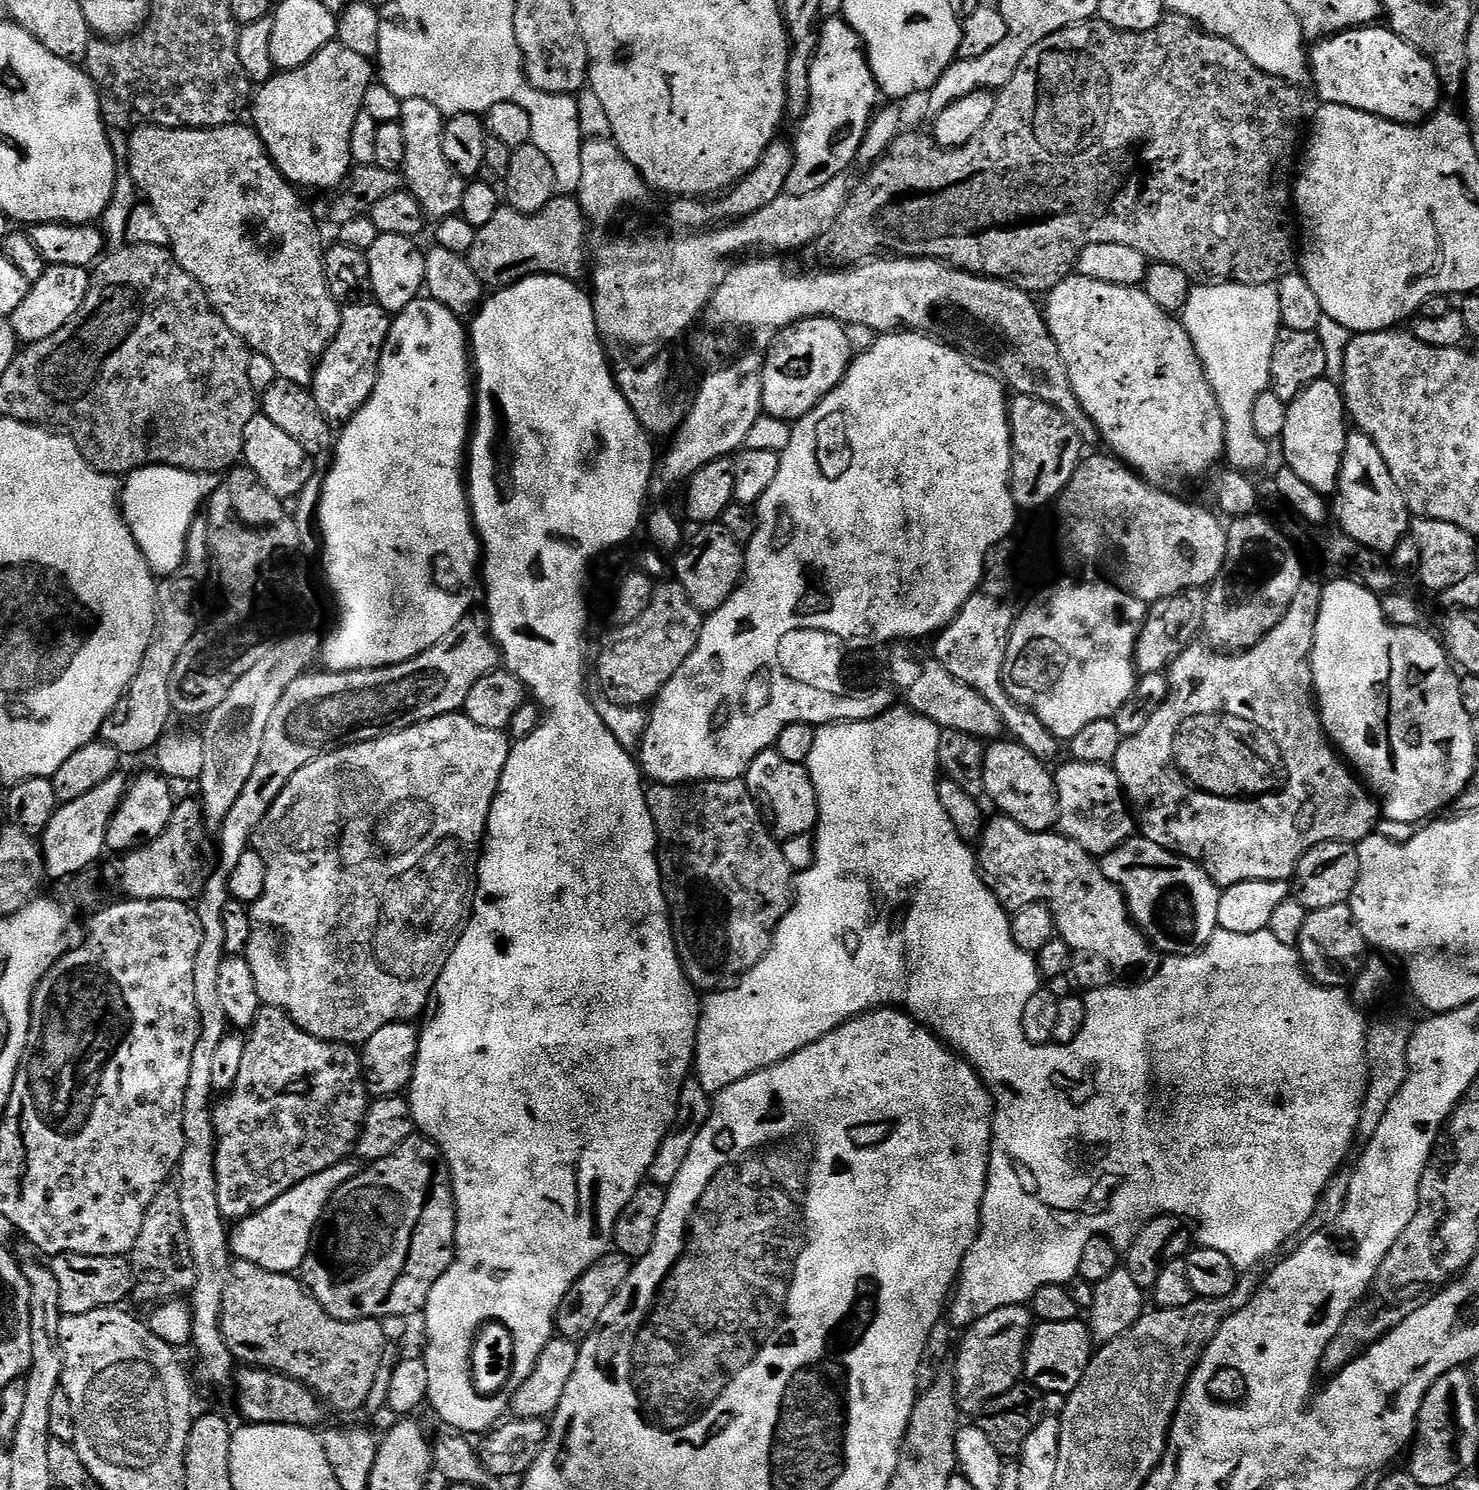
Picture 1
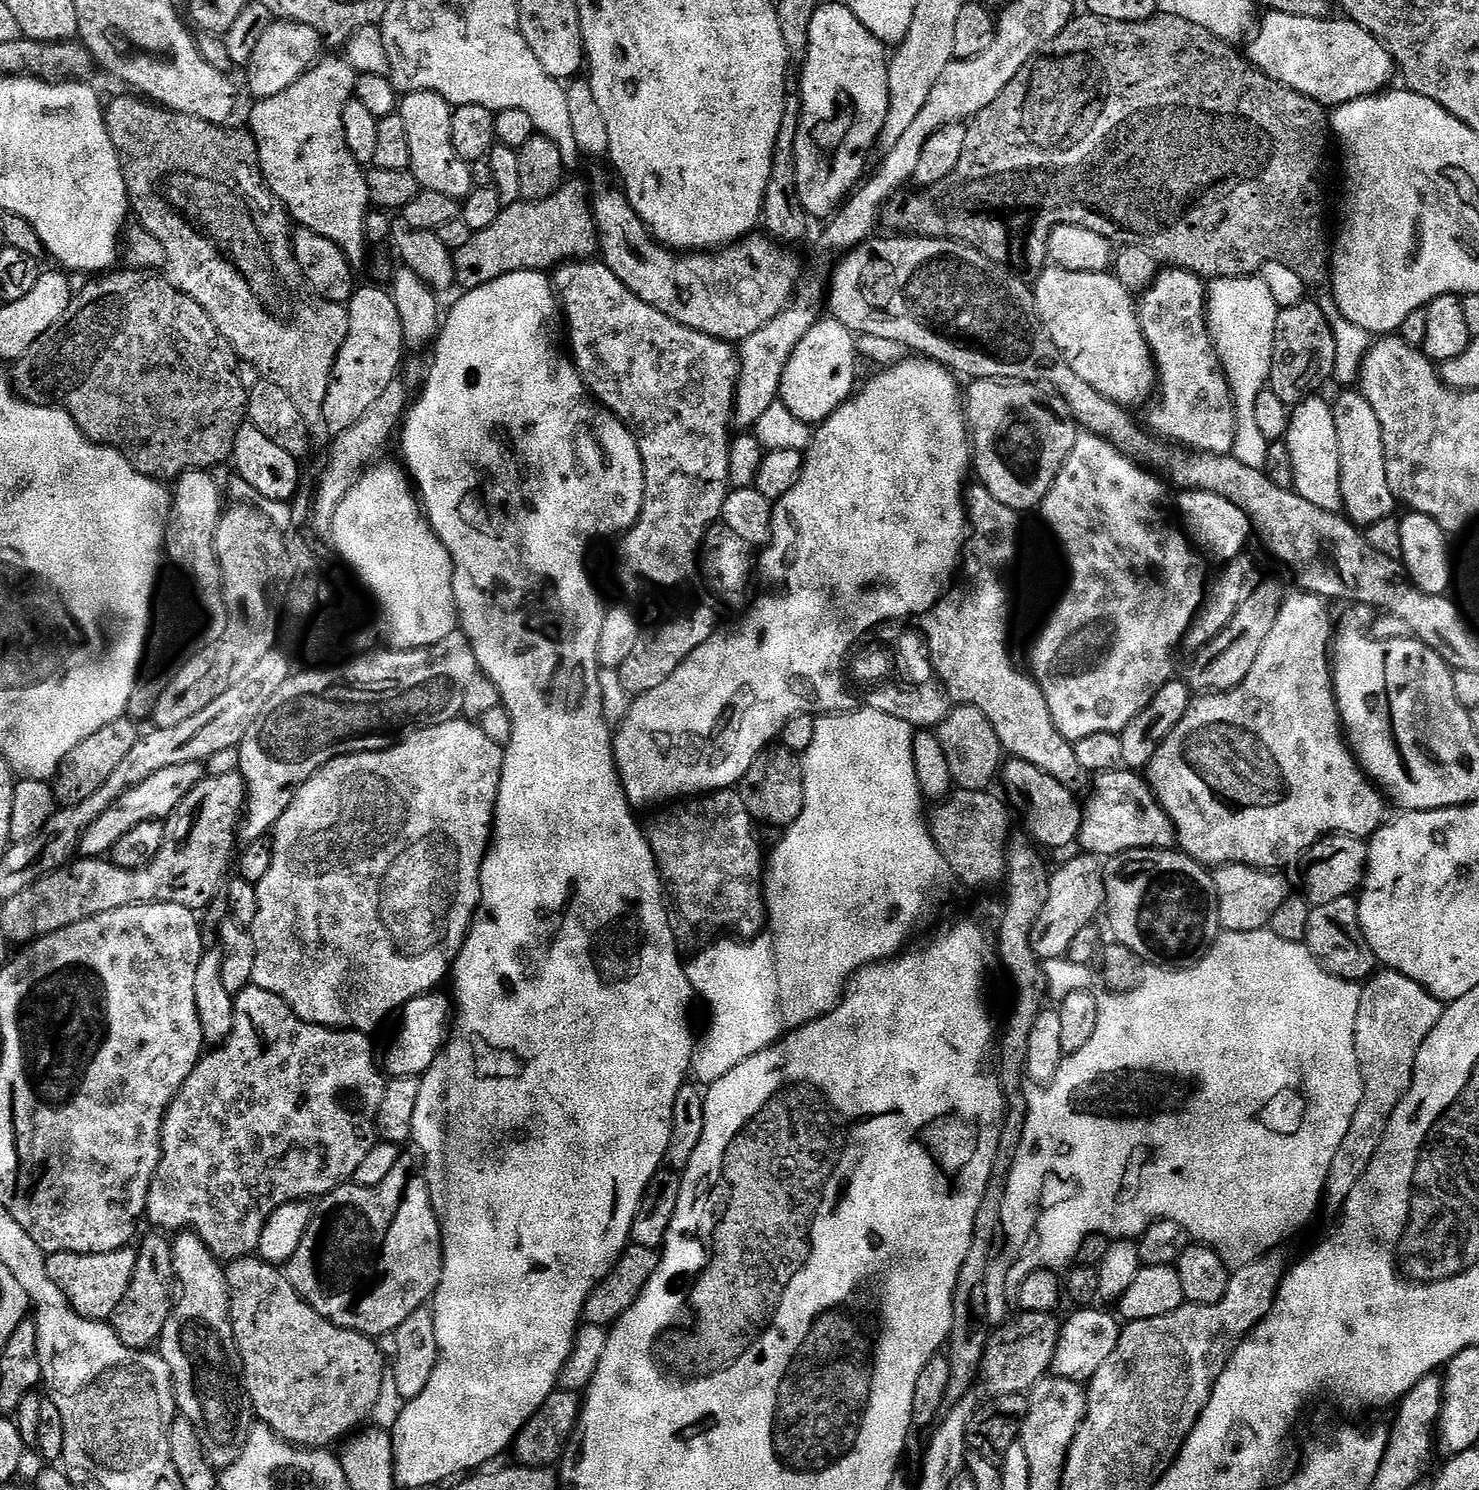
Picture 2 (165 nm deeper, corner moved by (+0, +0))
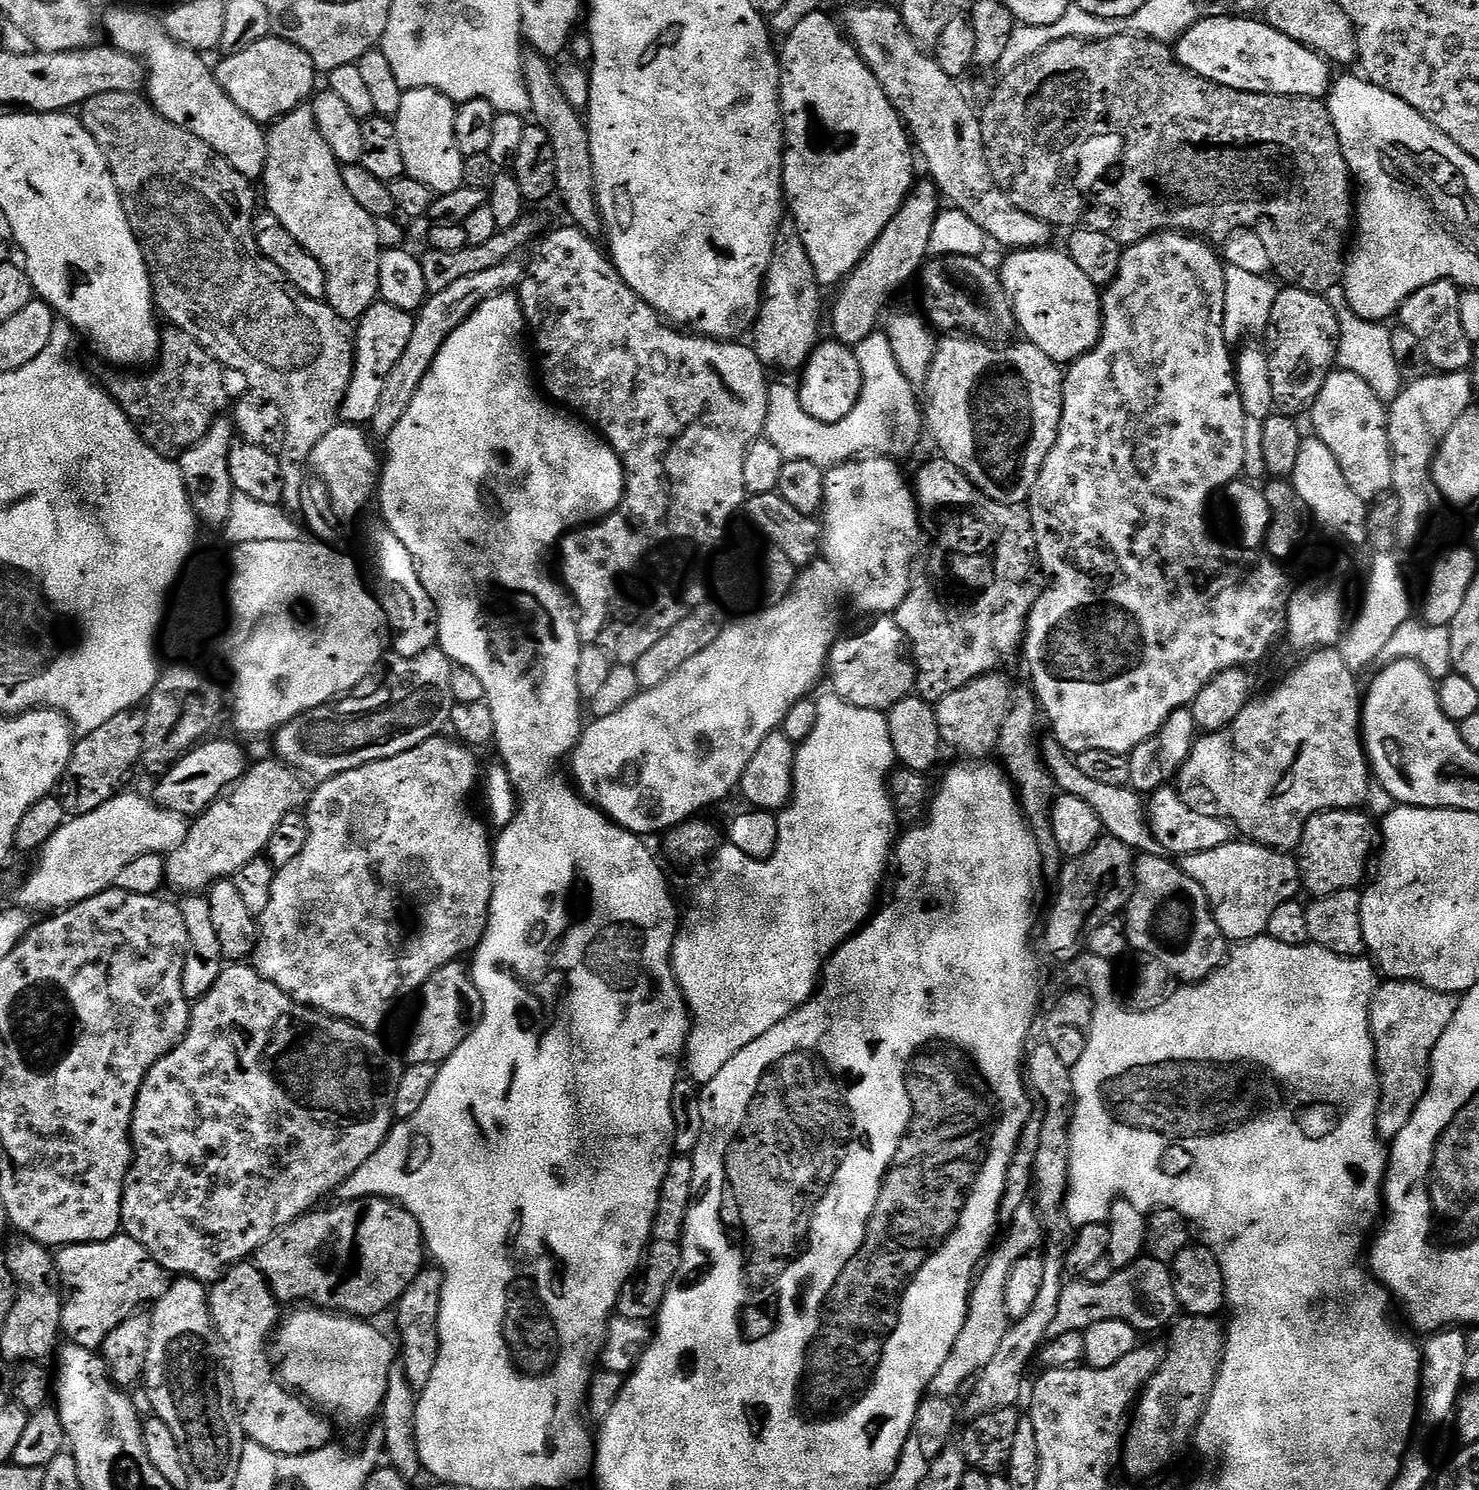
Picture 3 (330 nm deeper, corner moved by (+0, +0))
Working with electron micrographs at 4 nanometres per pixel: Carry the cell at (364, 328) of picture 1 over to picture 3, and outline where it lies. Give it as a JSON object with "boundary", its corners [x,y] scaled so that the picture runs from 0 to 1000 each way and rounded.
{"boundary":[[[255,203],[247,208],[239,220],[241,240],[239,248],[237,254],[237,259],[233,262],[233,269],[230,273],[229,281],[235,286],[251,285],[253,278],[256,275],[256,269],[258,267],[258,259],[261,259],[261,254],[266,246],[269,246],[269,240],[275,236],[277,230],[277,224],[280,224],[281,213],[279,210],[269,208],[269,205],[264,205]]]}

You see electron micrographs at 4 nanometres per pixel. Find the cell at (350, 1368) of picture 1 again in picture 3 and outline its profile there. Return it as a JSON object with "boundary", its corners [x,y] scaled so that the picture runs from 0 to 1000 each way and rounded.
{"boundary":[[[172,848],[158,848],[148,859],[145,860],[141,868],[141,879],[143,883],[143,889],[146,891],[146,896],[152,907],[158,940],[162,954],[167,966],[170,968],[176,970],[178,972],[183,973],[183,975],[187,975],[189,977],[206,977],[208,975],[222,971],[225,968],[225,954],[216,950],[204,938],[193,932],[193,930],[188,926],[185,913],[184,915],[183,914],[183,911],[184,912],[183,901],[191,881],[189,881],[190,879],[188,877],[188,873],[184,869],[180,858],[174,853]]]}

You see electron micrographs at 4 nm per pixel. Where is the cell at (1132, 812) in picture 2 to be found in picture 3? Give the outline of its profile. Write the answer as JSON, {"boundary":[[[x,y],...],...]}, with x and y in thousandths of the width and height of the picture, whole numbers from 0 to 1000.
{"boundary":[[[792,528],[784,529],[776,535],[775,552],[779,558],[780,564],[782,567],[784,566],[788,569],[786,571],[792,576],[800,576],[815,570],[827,569],[834,561],[830,550],[811,542],[807,542]]]}

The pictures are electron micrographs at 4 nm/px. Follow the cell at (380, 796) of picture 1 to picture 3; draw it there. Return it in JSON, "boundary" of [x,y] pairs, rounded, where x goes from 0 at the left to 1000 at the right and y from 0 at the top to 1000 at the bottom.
{"boundary":[[[293,495],[285,498],[281,502],[275,503],[266,509],[261,509],[256,511],[250,511],[247,514],[242,514],[239,517],[234,517],[228,521],[214,526],[214,532],[210,532],[207,540],[208,548],[208,562],[204,568],[204,573],[196,579],[196,581],[189,583],[185,589],[185,595],[183,597],[183,605],[180,611],[174,616],[174,628],[172,640],[172,649],[176,654],[185,659],[201,674],[218,679],[229,685],[234,685],[241,690],[247,690],[248,693],[256,693],[260,684],[265,679],[265,676],[272,668],[281,666],[287,662],[288,658],[297,650],[310,645],[311,641],[318,640],[325,633],[330,623],[330,609],[333,605],[333,572],[333,564],[330,564],[331,556],[328,551],[321,548],[316,543],[316,536],[319,531],[323,531],[322,510],[318,504],[310,498],[305,496]]]}

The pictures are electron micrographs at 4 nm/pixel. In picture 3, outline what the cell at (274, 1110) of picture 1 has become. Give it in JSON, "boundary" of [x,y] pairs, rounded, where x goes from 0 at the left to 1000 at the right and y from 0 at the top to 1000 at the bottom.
{"boundary":[[[160,646],[156,648],[152,649],[149,653],[147,659],[145,659],[143,664],[137,670],[132,672],[129,674],[127,683],[127,691],[124,695],[113,707],[107,713],[104,713],[103,717],[99,721],[96,729],[93,732],[93,737],[91,740],[91,748],[89,748],[89,782],[84,791],[84,801],[82,801],[82,812],[81,813],[81,821],[83,829],[91,831],[99,840],[103,841],[103,844],[111,850],[111,853],[118,855],[122,858],[129,858],[136,860],[145,860],[154,853],[158,848],[167,846],[172,844],[174,839],[188,826],[191,826],[195,821],[197,821],[202,816],[206,815],[214,810],[214,808],[218,803],[224,801],[227,797],[229,798],[250,777],[257,771],[258,766],[262,764],[265,758],[266,750],[265,748],[265,732],[266,730],[266,722],[262,720],[262,706],[260,704],[260,701],[257,699],[258,696],[254,693],[248,693],[247,690],[241,690],[241,688],[235,687],[234,685],[229,685],[223,682],[220,682],[218,679],[215,679],[206,676],[205,674],[200,673],[197,668],[194,668],[185,659],[183,659],[179,655],[176,654],[172,649],[168,648],[165,646]]]}

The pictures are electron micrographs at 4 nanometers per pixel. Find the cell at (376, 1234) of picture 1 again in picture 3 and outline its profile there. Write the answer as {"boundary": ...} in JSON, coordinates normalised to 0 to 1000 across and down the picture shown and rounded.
{"boundary":[[[249,804],[248,805],[235,805],[232,807],[233,808],[227,808],[225,811],[220,811],[220,813],[212,812],[206,815],[202,816],[197,821],[195,821],[191,826],[186,827],[185,830],[174,839],[172,848],[174,853],[180,858],[184,869],[187,870],[190,876],[200,875],[197,877],[203,877],[206,875],[210,877],[212,879],[218,879],[222,882],[229,882],[231,884],[233,883],[233,885],[254,885],[252,883],[257,883],[262,878],[263,880],[263,879],[269,874],[275,866],[275,863],[277,863],[277,860],[280,860],[280,858],[283,858],[283,855],[288,850],[287,829],[281,817],[279,817],[274,811],[271,811],[270,808],[266,806]]]}

